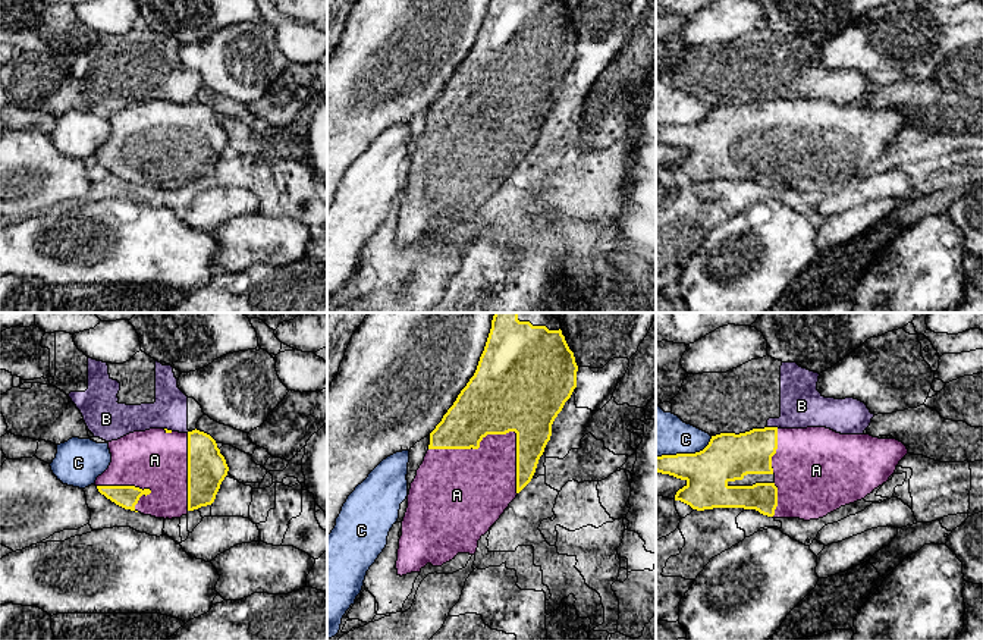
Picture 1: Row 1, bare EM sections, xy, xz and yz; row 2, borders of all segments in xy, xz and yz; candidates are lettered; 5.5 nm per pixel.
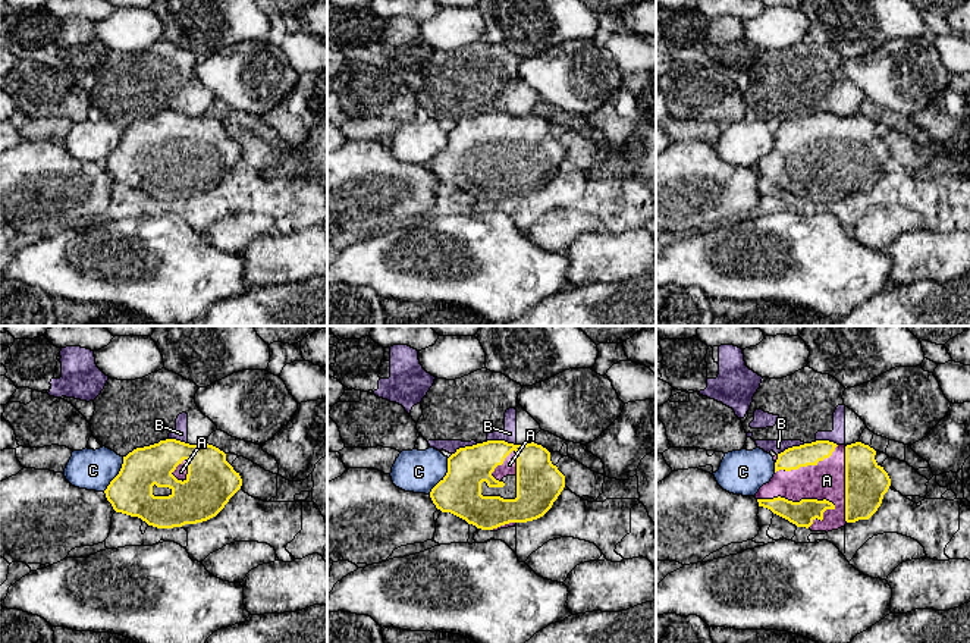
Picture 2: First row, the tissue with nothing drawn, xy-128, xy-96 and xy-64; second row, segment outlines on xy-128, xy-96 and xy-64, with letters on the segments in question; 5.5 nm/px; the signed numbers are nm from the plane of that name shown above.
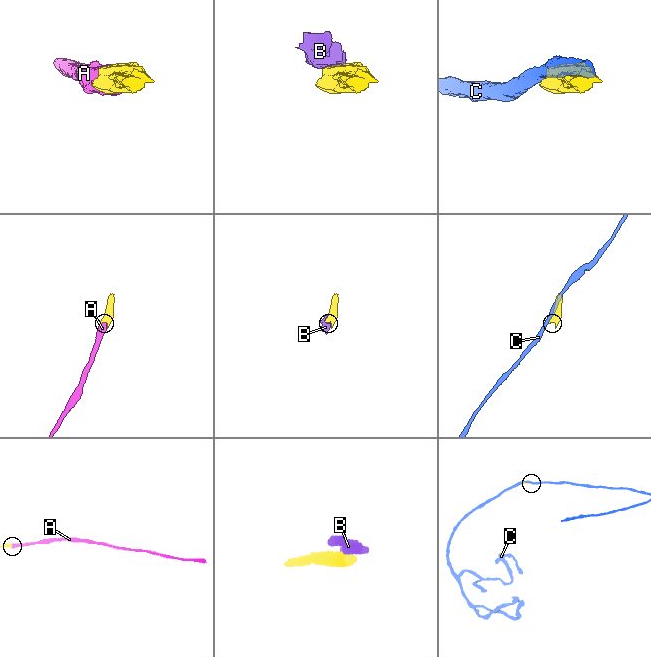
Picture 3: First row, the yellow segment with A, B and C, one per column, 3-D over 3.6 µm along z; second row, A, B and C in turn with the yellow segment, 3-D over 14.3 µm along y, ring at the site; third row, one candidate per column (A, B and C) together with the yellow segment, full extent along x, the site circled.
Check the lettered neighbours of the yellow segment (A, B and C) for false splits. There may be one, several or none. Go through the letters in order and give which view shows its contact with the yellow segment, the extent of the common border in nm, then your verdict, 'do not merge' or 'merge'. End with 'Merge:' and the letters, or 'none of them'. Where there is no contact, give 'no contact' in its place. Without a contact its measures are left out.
A: meets yellow in xz; contact 550 nm long; merge
B: meets yellow in yz; contact 60 nm long; do not merge
C: meets yellow in yz; contact 340 nm long; do not merge
Merge: A

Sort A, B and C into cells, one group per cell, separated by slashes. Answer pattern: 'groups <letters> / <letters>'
groups A / B / C

